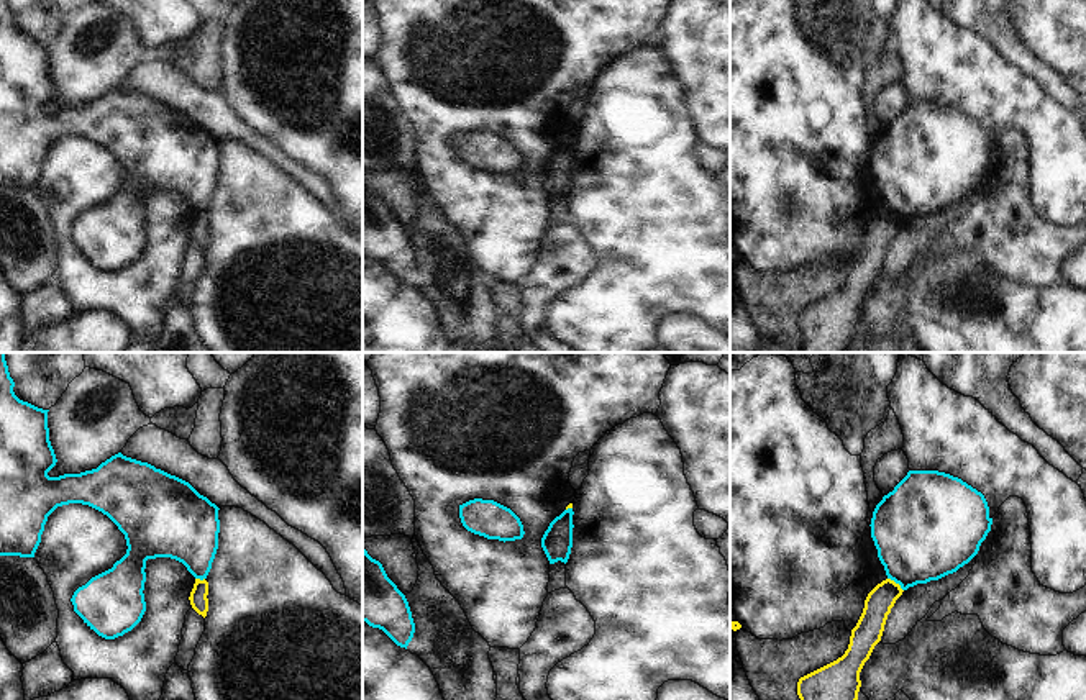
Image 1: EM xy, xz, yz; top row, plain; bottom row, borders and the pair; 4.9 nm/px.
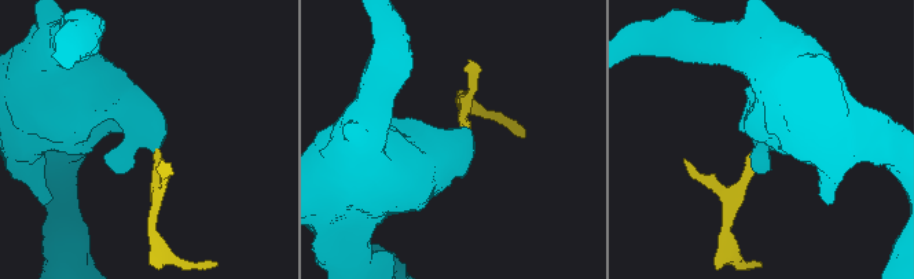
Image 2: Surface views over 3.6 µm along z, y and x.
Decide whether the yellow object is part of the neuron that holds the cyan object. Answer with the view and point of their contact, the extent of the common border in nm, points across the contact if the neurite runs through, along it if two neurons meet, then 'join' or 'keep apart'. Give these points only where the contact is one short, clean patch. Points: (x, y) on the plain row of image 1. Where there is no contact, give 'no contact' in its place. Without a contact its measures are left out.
yz (896, 215) | 100 nm | along yz (888, 210), (903, 223) | keep apart

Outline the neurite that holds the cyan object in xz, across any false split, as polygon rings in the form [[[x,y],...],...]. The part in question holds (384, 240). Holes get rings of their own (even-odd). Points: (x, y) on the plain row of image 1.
[[[363,182],[363,254],[382,262],[397,279],[413,270],[415,256],[405,228],[387,210],[382,197]]]

